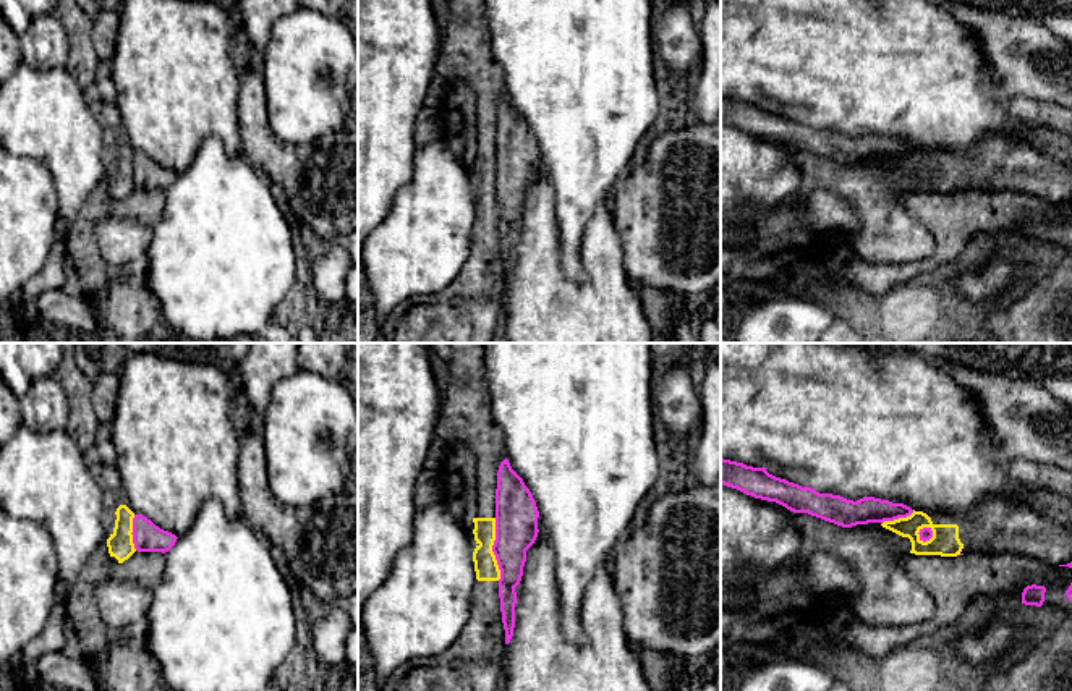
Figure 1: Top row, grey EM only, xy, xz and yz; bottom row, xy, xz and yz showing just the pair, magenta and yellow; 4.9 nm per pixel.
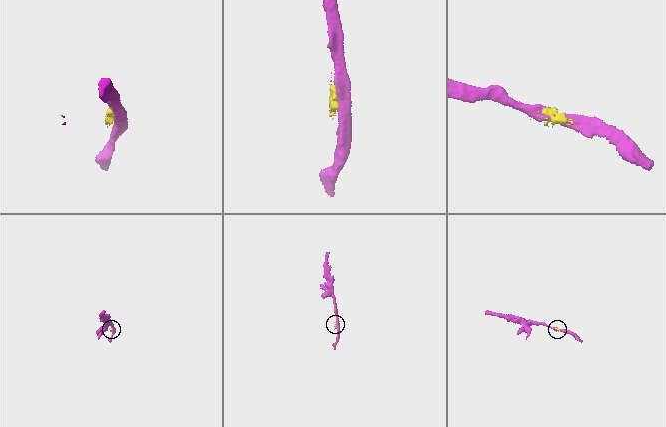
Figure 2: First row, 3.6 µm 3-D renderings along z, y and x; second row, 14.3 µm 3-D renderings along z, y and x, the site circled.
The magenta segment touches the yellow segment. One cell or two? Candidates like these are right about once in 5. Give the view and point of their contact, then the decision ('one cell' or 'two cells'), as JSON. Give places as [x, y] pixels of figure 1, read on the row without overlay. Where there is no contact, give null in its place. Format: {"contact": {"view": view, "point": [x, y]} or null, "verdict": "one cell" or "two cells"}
{"contact": {"view": "xz", "point": [493, 186]}, "verdict": "two cells"}

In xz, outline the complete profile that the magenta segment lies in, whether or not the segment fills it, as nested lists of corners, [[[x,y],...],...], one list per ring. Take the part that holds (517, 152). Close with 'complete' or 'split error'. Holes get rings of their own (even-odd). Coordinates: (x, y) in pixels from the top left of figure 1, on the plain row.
[[[505,95],[497,108],[496,178],[492,183],[500,207],[499,235],[505,282],[513,273],[515,225],[523,214],[526,188],[534,181],[539,170],[538,155],[539,149],[530,126]]]; complete

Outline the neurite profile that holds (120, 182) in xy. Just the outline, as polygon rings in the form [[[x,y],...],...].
[[[120,142],[115,152],[115,165],[107,176],[107,184],[113,202],[118,202],[136,189],[131,172],[134,150],[126,142]]]

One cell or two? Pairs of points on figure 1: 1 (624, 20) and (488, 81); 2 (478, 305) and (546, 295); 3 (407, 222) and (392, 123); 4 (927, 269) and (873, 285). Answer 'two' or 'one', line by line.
1: two
2: two
3: two
4: one

